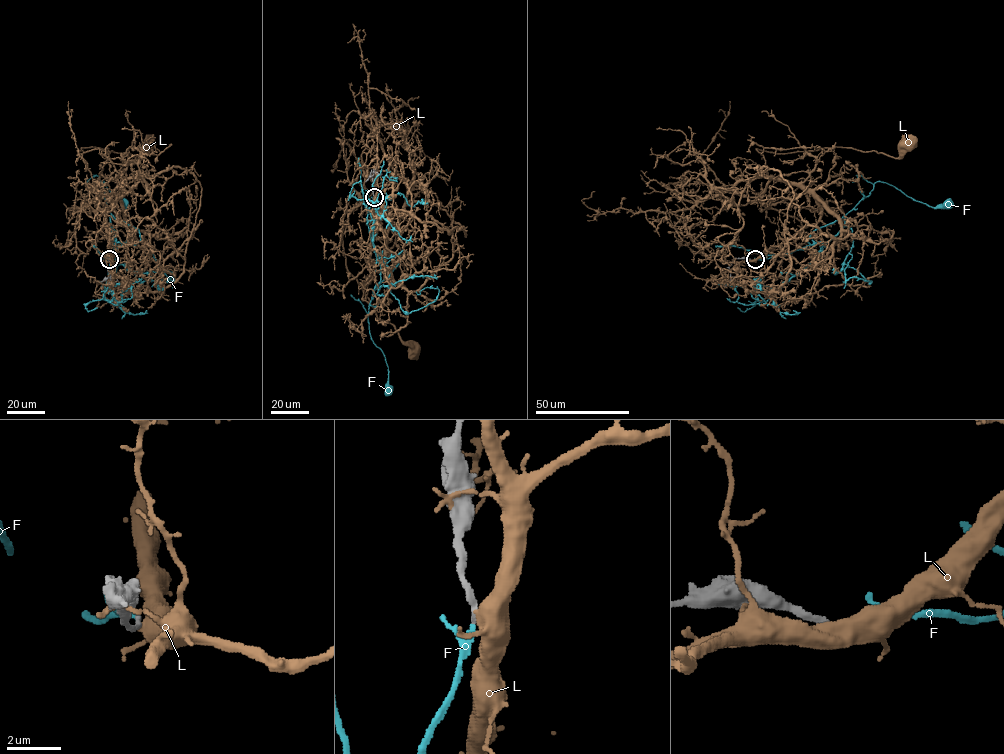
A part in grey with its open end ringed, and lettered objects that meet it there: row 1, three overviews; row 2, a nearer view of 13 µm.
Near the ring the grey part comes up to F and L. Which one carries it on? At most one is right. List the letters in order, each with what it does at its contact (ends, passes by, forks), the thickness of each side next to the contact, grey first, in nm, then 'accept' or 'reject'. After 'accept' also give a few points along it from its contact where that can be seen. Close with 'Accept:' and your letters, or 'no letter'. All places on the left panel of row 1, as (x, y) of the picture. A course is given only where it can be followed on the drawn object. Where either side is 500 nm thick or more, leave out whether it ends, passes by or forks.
F: it passes by | 200/170 nm | accept | via (109, 259), (102, 255), (111, 245), (128, 243), (116, 246), (104, 181), (123, 207), (125, 204)
L: 240/500 nm | reject
Accept: F

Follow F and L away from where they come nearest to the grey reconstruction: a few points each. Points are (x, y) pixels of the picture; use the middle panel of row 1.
F: (373, 197), (367, 210), (372, 242), (380, 257), (392, 258), (380, 265), (367, 316), (389, 392)
L: (374, 196), (369, 262), (384, 253), (390, 211), (361, 198), (342, 232), (347, 270), (376, 316), (415, 348)

